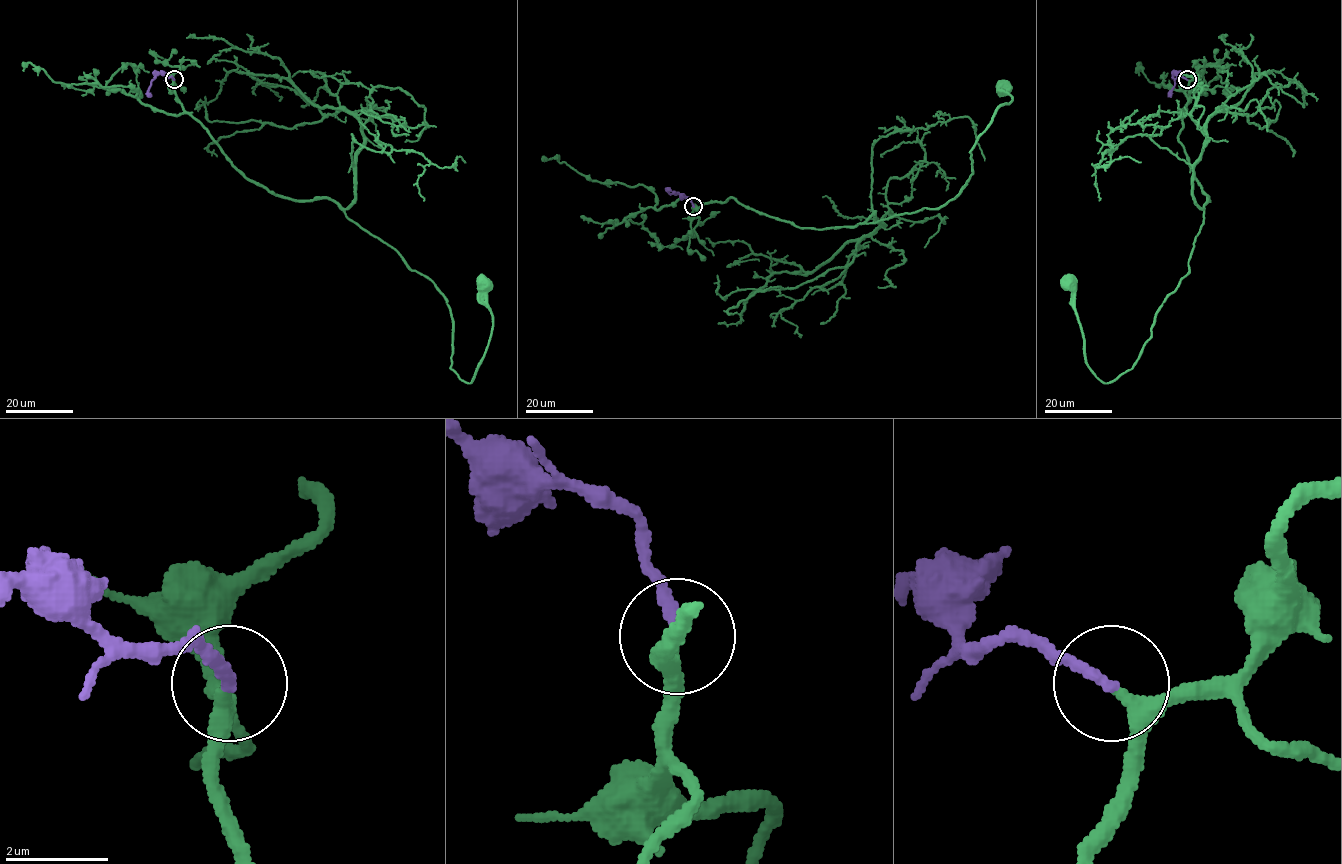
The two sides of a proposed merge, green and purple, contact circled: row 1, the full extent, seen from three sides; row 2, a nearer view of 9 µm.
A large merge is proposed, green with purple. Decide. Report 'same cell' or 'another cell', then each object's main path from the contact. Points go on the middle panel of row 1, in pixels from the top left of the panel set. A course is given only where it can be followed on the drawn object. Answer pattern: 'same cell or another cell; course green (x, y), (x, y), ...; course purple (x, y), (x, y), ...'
same cell; course green (693, 206), (733, 198), (819, 229), (937, 209), (964, 187), (972, 174), (970, 151), (1012, 99), (1000, 85); course purple (693, 206), (690, 199), (679, 193), (670, 194), (667, 188)

